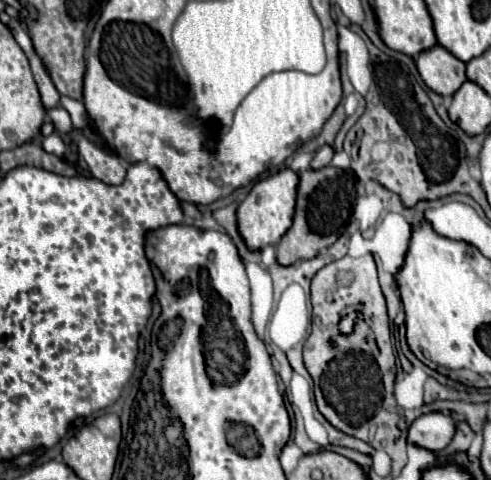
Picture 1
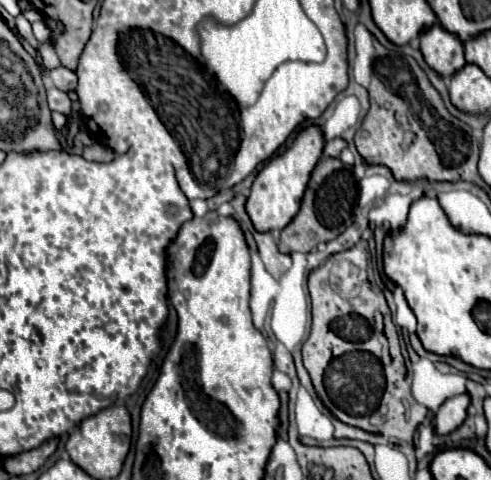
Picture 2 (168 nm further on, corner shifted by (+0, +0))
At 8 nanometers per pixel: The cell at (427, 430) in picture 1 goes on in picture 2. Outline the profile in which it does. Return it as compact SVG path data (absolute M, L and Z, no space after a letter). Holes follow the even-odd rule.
M457 395L447 399L439 411L435 413L435 433L437 435L449 435L457 427L463 425L465 415L467 415L467 405L469 405L469 395Z

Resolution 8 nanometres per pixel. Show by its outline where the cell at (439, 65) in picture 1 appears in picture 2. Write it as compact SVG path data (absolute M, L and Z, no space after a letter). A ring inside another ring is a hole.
M439 23L421 35L421 53L427 65L441 77L453 77L467 63L463 43L449 31L443 31Z

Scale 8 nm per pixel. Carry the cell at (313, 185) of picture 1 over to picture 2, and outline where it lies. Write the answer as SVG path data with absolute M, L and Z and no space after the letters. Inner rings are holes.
M327 157L321 159L311 173L299 213L281 231L279 251L287 255L295 251L309 253L319 243L339 237L353 223L355 203L357 203L357 181L355 181L353 169L343 165L339 159L327 159Z

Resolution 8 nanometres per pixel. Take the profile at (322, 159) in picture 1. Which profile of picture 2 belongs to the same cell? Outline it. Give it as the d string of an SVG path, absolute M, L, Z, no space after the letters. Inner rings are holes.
M333 139L333 141L329 141L325 147L323 147L323 155L325 157L339 157L339 153L341 153L341 149L345 149L345 141L343 139Z

